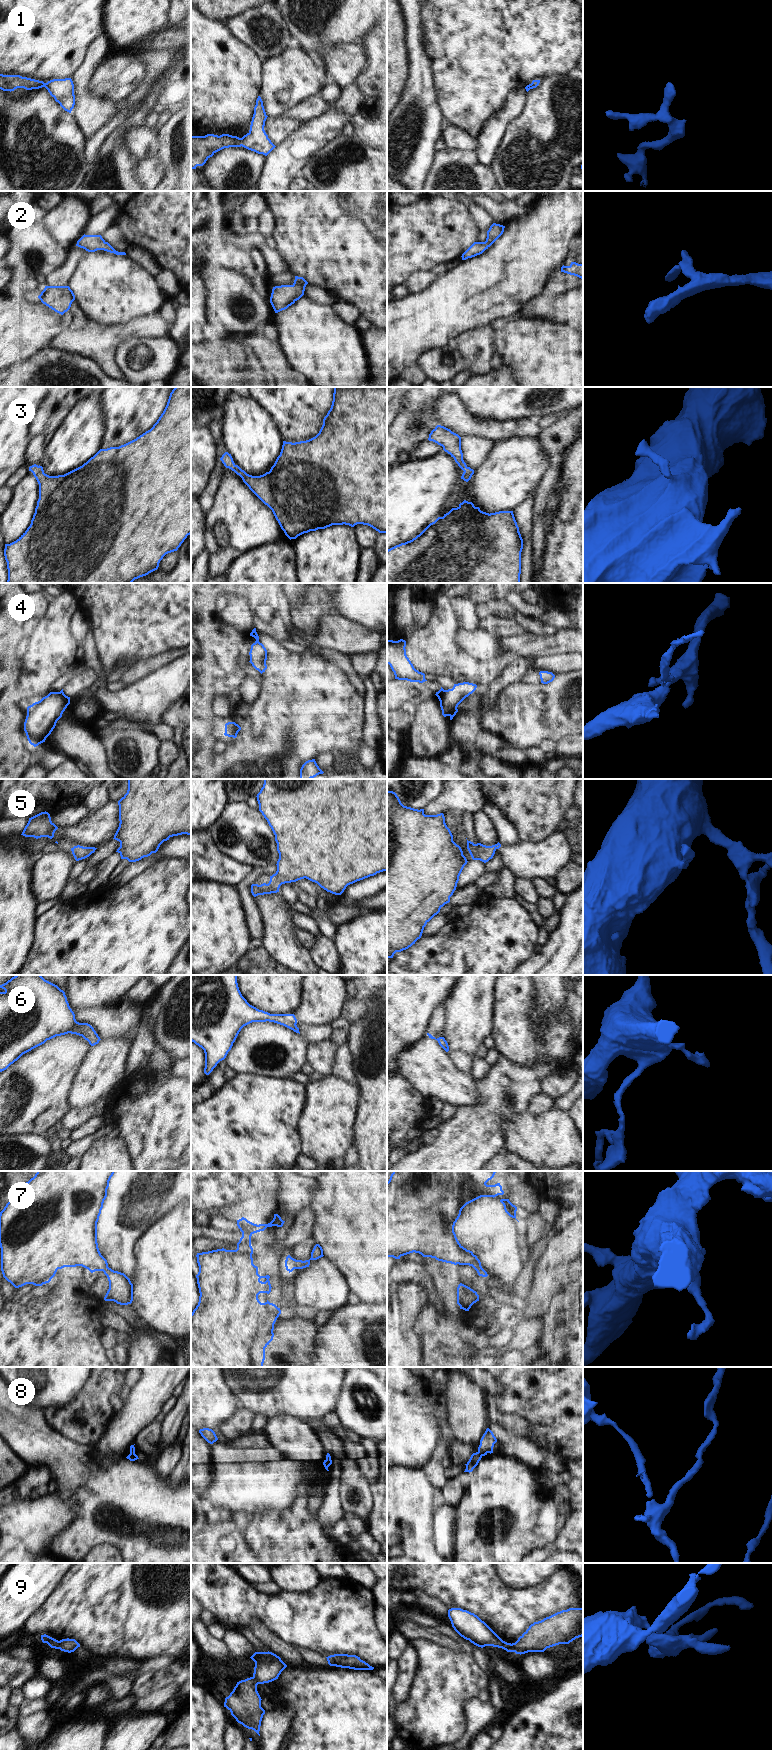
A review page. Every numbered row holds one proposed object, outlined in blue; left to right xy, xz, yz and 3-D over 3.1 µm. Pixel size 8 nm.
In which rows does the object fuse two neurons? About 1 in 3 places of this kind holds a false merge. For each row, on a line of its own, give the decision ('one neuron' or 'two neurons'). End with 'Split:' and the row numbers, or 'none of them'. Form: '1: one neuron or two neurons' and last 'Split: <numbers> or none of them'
1: one neuron
2: one neuron
3: one neuron
4: two neurons
5: one neuron
6: one neuron
7: one neuron
8: one neuron
9: two neurons
Split: 4, 9

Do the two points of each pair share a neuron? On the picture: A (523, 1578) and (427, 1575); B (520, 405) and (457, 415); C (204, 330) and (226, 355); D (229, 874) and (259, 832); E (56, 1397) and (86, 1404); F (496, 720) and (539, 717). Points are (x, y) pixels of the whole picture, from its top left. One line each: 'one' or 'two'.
A: two
B: two
C: two
D: two
E: two
F: one

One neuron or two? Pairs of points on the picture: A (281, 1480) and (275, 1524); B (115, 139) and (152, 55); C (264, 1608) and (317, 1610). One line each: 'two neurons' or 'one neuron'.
A: two neurons
B: one neuron
C: one neuron

